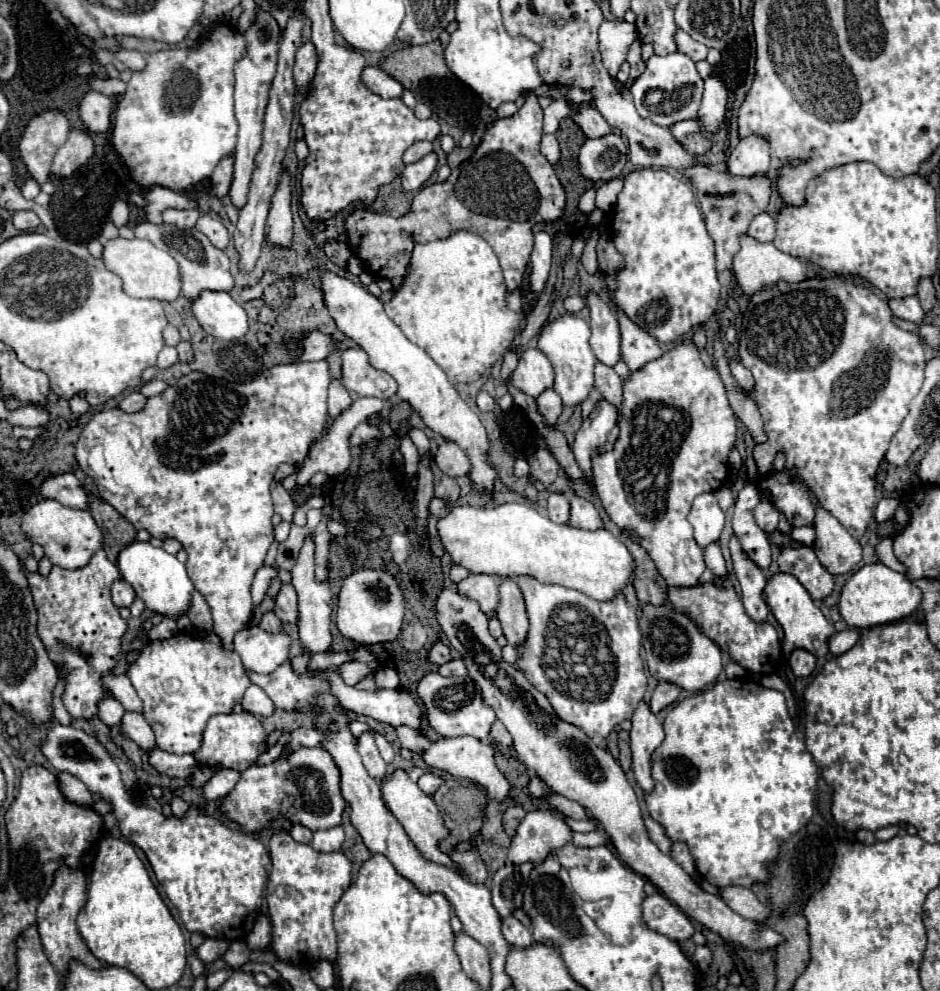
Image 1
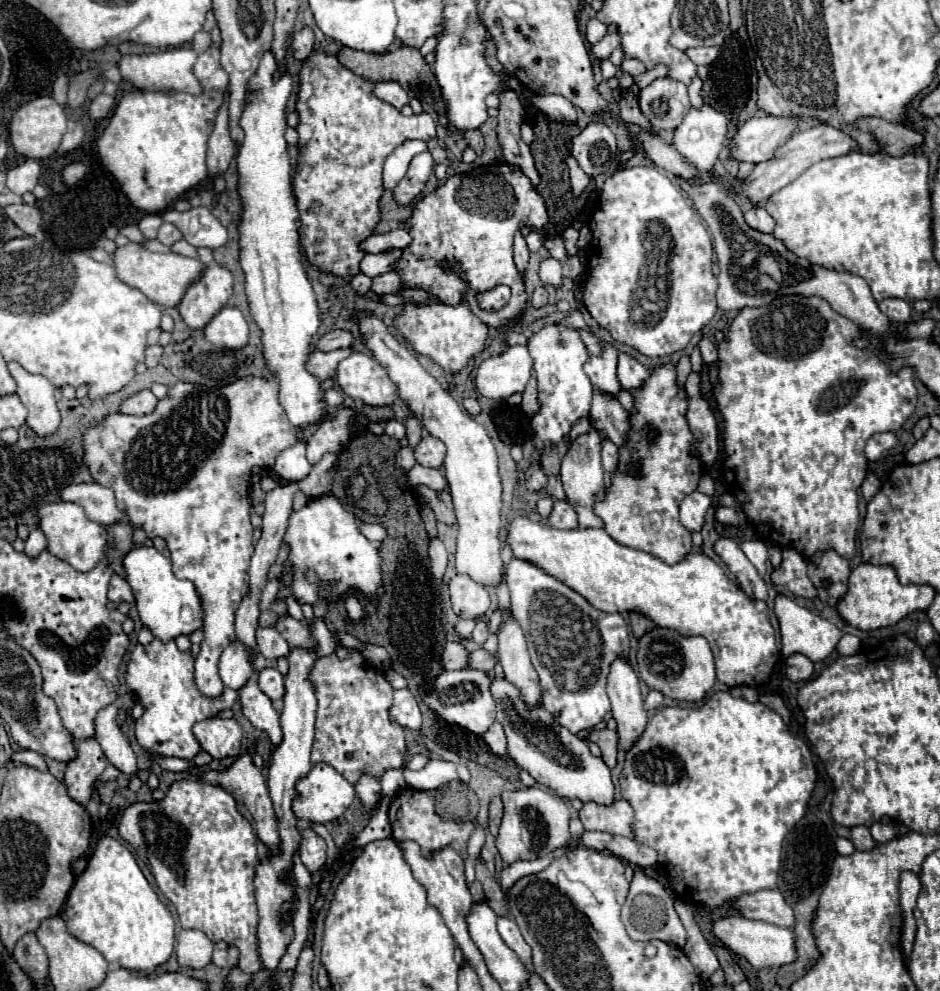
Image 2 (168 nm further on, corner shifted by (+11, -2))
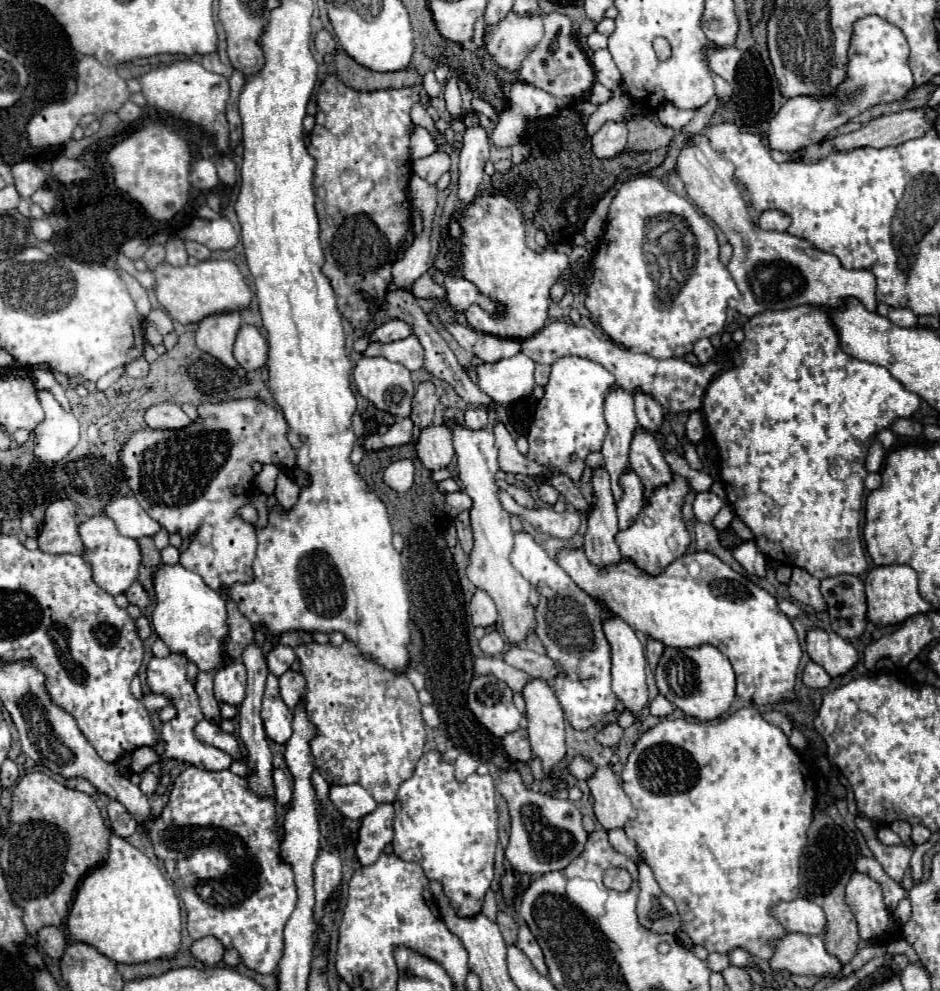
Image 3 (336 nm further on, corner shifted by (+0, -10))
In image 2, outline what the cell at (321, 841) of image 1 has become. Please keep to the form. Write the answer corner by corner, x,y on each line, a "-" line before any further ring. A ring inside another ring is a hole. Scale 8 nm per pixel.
312,828
302,830
302,840
300,840
300,858
304,866
314,872
326,862
326,842
322,836
318,836

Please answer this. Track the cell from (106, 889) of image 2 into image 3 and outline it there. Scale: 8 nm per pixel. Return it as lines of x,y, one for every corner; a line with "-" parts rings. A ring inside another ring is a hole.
111,836
109,858
93,868
79,884
73,906
67,916
67,932
73,942
83,942
99,950
103,956
115,962
151,962
157,958
173,958
181,944
181,916
179,900
173,886
165,880
161,870
151,860
131,846
121,836

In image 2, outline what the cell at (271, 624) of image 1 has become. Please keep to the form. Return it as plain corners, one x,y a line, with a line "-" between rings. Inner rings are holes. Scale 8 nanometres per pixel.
258,626
258,630
256,630
256,652
260,652
264,658
276,660
276,658
288,656
290,646
274,626
268,626
268,628

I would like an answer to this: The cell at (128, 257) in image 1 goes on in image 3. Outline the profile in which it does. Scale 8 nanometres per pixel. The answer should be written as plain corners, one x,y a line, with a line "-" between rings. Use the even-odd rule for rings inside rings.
205,260
195,266
169,266
159,264
155,268
157,286
155,296
169,316
181,324
197,324
207,316
241,312
251,306
253,292
249,290
245,276
231,260

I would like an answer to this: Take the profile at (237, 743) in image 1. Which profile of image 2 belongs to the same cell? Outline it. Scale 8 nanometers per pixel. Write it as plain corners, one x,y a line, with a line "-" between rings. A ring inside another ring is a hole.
208,718
194,724
194,736
200,742
202,750
208,752
214,760
226,756
238,756
242,750
242,728
240,724
230,718

